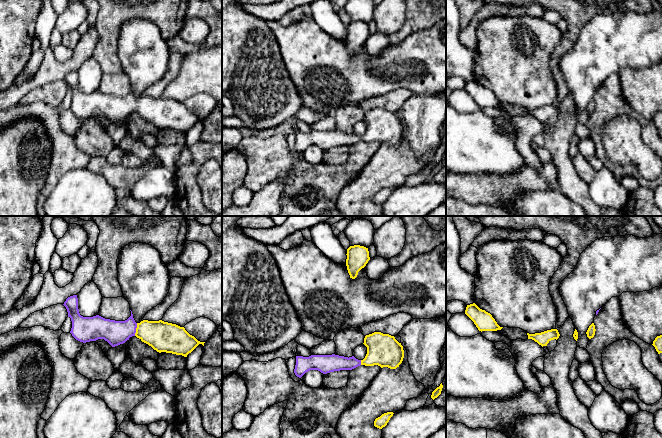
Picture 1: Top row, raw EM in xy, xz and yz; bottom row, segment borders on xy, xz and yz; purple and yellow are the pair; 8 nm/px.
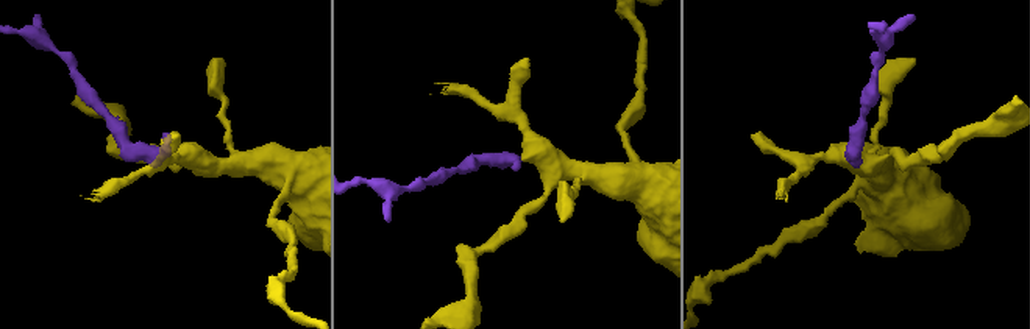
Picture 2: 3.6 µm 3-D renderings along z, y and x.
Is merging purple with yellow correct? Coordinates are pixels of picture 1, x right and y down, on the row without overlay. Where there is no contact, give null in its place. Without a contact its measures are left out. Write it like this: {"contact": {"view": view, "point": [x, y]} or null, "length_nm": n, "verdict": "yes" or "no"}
{"contact": {"view": "xy", "point": [135, 105]}, "length_nm": 110, "verdict": "yes"}

